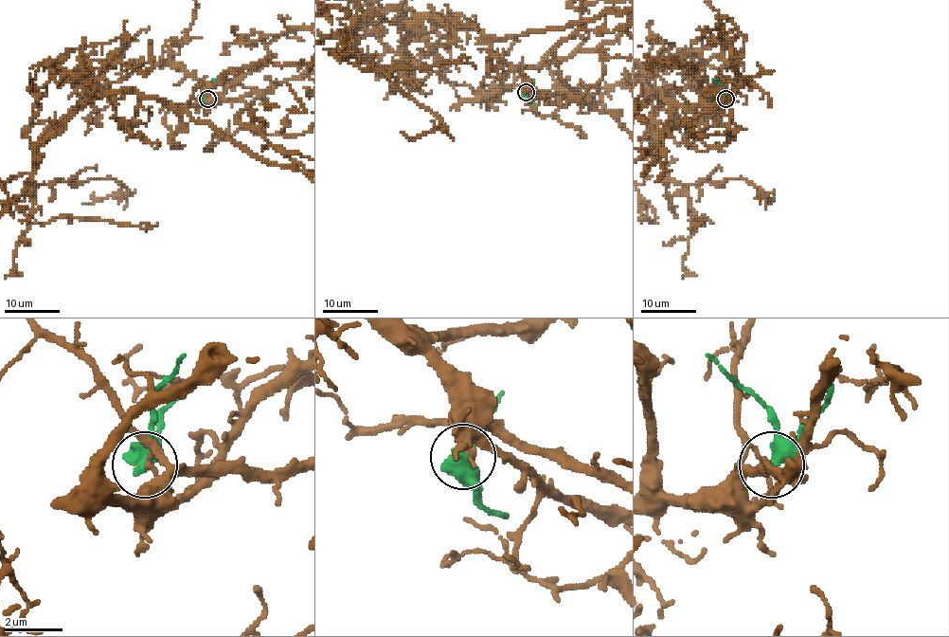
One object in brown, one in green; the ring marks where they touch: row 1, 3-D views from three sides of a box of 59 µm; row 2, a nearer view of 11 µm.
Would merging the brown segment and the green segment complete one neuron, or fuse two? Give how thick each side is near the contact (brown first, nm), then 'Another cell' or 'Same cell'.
Thickness 110 nm (brown) against 500 nm. Another cell

